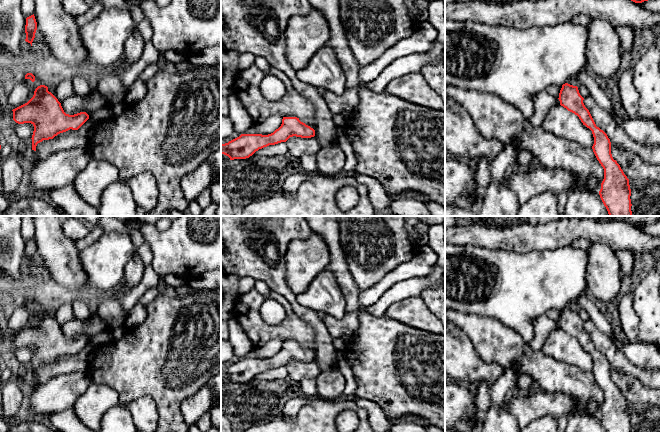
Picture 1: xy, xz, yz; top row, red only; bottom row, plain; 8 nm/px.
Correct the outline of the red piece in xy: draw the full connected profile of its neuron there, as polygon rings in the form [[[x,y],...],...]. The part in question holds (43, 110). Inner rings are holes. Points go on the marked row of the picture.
[[[45,85],[38,86],[33,97],[25,104],[15,108],[13,120],[18,124],[31,123],[34,126],[32,150],[43,140],[53,139],[70,129],[78,130],[88,119],[86,112],[66,114],[58,99]]]

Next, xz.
[[[283,117],[281,126],[271,134],[241,134],[228,143],[221,143],[221,154],[228,156],[230,160],[246,159],[259,149],[286,142],[293,136],[311,138],[315,136],[315,130],[297,117]]]

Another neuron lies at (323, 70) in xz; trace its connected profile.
[[[324,45],[311,57],[307,65],[296,71],[297,77],[314,87],[322,87],[337,96],[346,90],[346,76],[334,50]]]

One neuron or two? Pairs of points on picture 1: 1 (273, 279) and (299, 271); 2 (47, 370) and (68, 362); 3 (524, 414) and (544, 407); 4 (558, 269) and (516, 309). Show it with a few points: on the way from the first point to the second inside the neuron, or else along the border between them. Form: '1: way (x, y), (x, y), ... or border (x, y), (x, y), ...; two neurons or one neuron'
1: border (285, 252), (286, 284), (296, 294); two neurons
2: way (52, 370), (63, 365); one neuron
3: way (529, 409), (539, 407); one neuron
4: way (546, 271), (520, 297); one neuron

